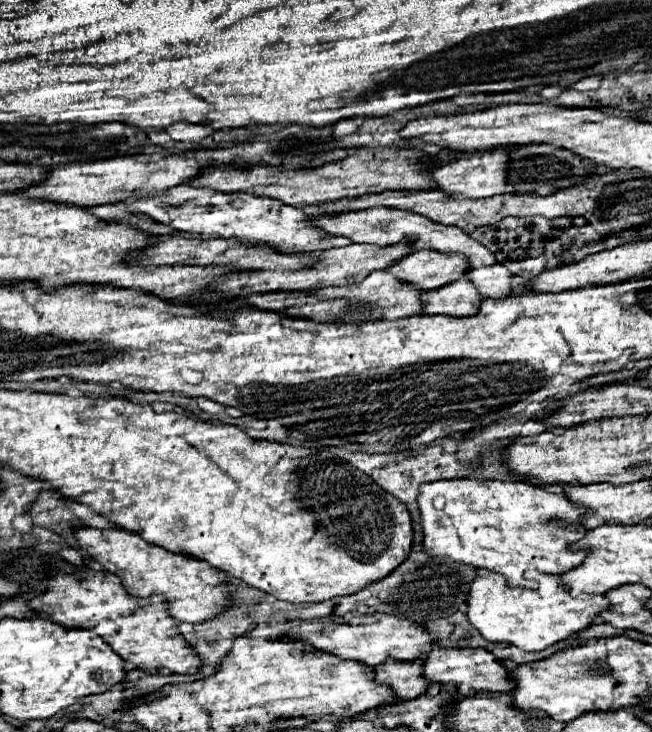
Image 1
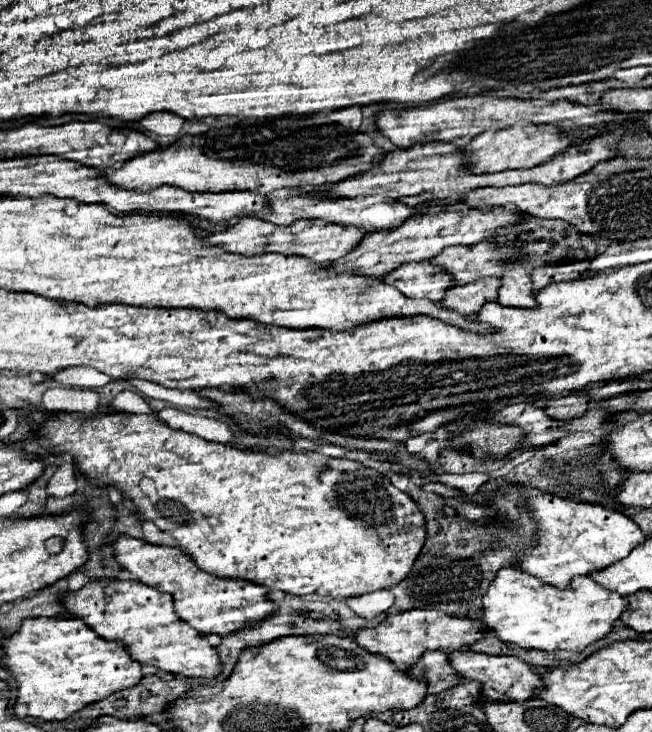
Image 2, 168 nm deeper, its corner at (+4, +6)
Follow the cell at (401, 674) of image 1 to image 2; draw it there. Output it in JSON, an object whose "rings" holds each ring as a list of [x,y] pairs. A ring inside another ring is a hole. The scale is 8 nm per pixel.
{"rings":[[[425,652],[409,670],[411,676],[425,678],[427,694],[437,694],[461,682],[461,678],[449,668],[447,656],[443,652]]]}

